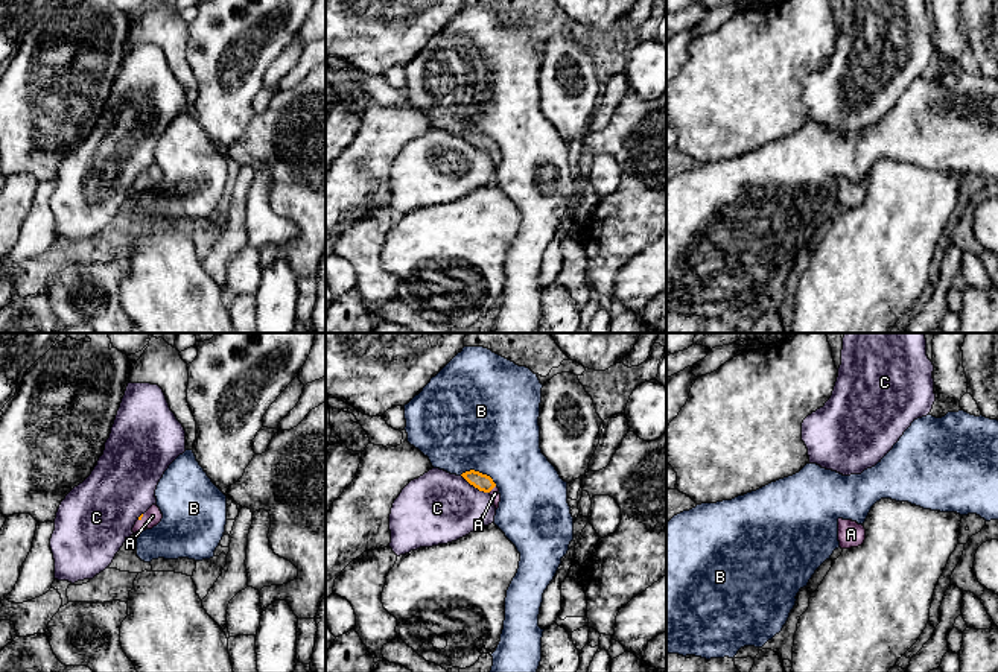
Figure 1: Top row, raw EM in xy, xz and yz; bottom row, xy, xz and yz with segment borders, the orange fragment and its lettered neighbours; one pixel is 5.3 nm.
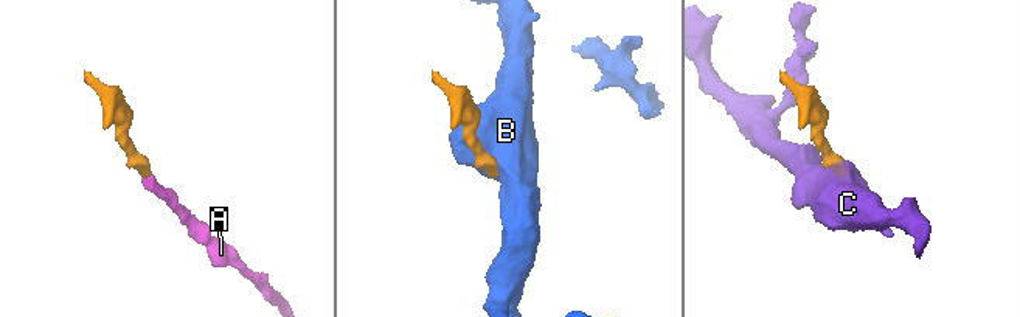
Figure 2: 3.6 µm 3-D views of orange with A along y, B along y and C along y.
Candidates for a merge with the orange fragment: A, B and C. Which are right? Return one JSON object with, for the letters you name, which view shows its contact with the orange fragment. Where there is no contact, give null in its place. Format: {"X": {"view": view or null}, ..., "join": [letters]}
{"A": {"view": "xz"}, "join": ["A"]}

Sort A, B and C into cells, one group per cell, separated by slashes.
A / B / C

